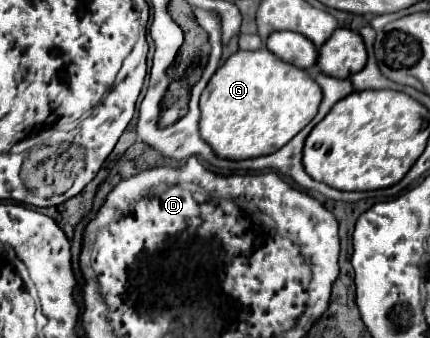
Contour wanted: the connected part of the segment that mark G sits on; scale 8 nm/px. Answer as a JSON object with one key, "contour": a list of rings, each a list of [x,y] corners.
{"contour":[[[267,49],[237,51],[217,69],[217,73],[211,77],[211,81],[201,93],[199,133],[201,139],[209,143],[215,155],[221,159],[241,161],[241,159],[263,157],[287,145],[317,115],[319,103],[321,103],[319,85],[315,83],[313,75],[307,73],[305,69],[281,61]]]}

